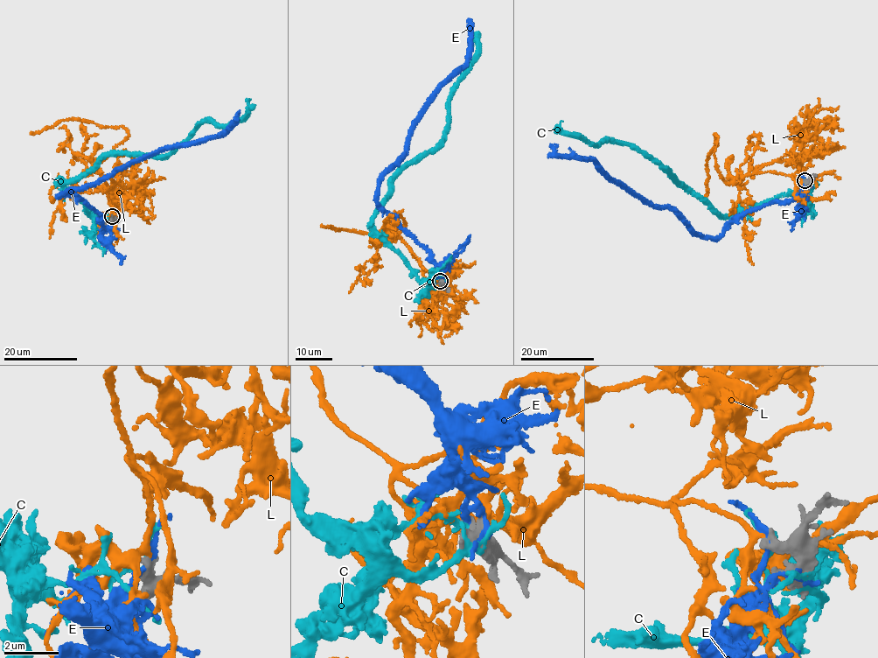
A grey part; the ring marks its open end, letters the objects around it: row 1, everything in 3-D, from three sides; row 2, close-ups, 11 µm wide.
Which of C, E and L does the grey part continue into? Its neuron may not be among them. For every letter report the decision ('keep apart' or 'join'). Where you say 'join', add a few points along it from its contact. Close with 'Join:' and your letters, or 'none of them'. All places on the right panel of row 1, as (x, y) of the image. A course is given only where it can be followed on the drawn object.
C: keep apart
E: keep apart
L: join; it runs (805, 180), (763, 171), (725, 182), (716, 163), (715, 135), (716, 144), (707, 158), (707, 196)
Join: L

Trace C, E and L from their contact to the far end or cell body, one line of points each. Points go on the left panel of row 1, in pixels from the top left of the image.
C: (112, 218), (88, 215), (60, 182), (102, 157), (170, 152), (203, 120), (226, 126), (240, 118), (251, 100)
E: (112, 217), (104, 224), (82, 199), (59, 196), (159, 148), (216, 136), (239, 110)
L: (112, 216), (108, 188), (94, 164), (128, 136), (125, 129), (72, 118), (31, 134)

